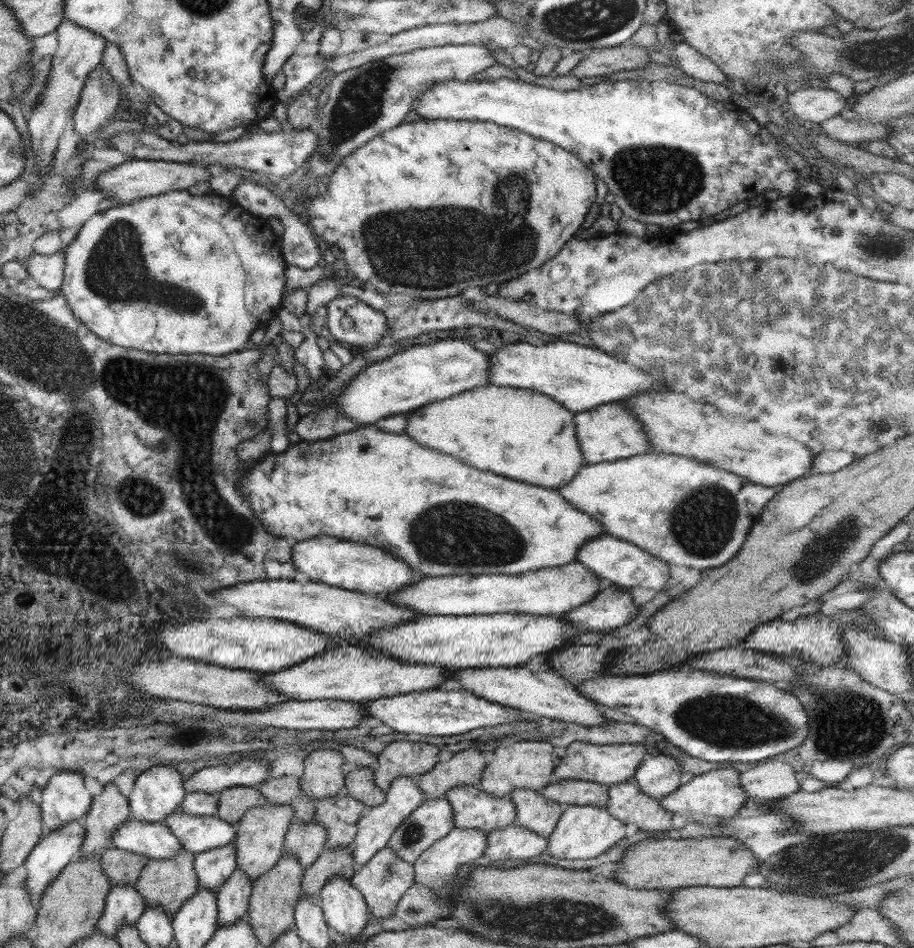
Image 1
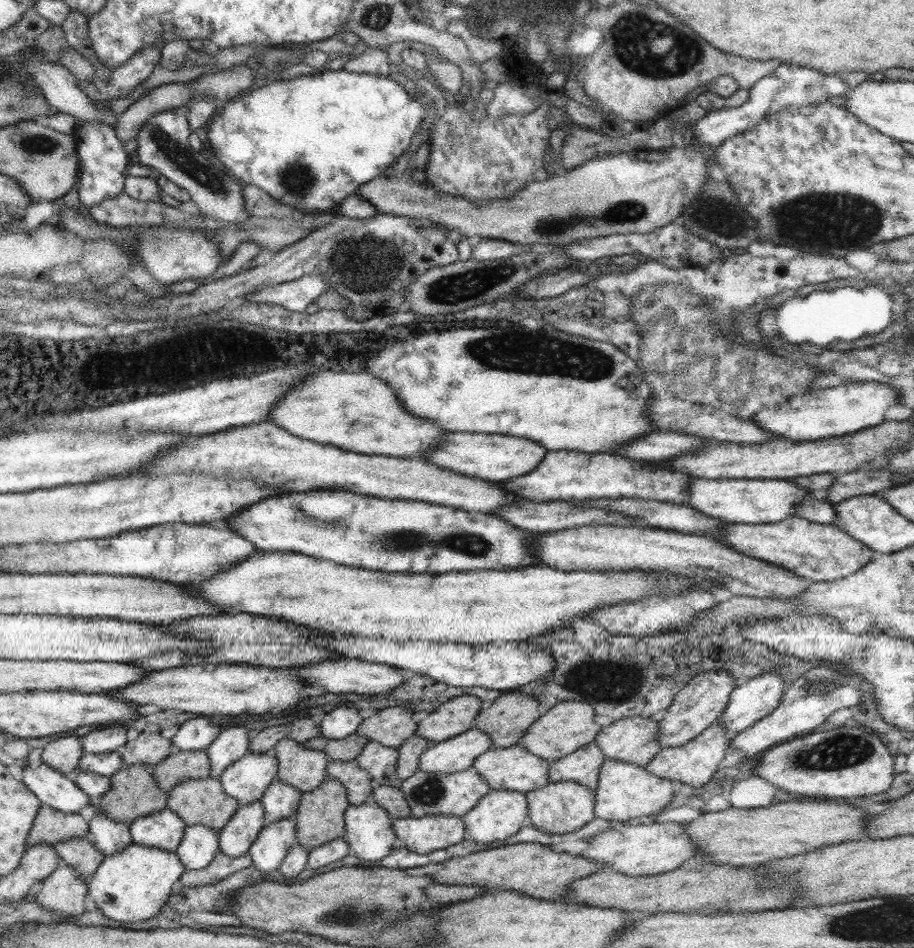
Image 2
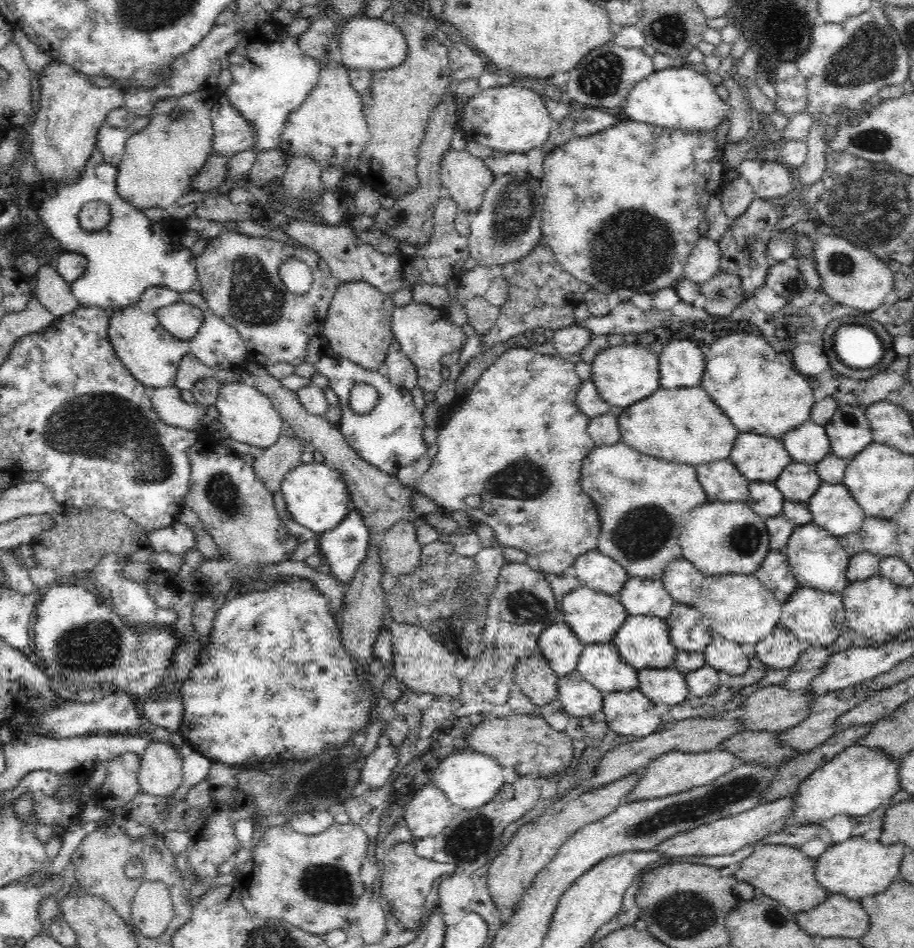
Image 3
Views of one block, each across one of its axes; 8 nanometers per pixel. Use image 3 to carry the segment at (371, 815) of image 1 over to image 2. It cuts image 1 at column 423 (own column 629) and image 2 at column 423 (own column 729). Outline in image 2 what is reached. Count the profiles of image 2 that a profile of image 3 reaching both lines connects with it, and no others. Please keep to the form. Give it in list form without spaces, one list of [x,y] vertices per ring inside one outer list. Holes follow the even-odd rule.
[[[474,727],[458,736],[431,744],[428,750],[420,755],[418,768],[438,774],[462,772],[474,764],[478,755],[492,748],[490,738]]]

